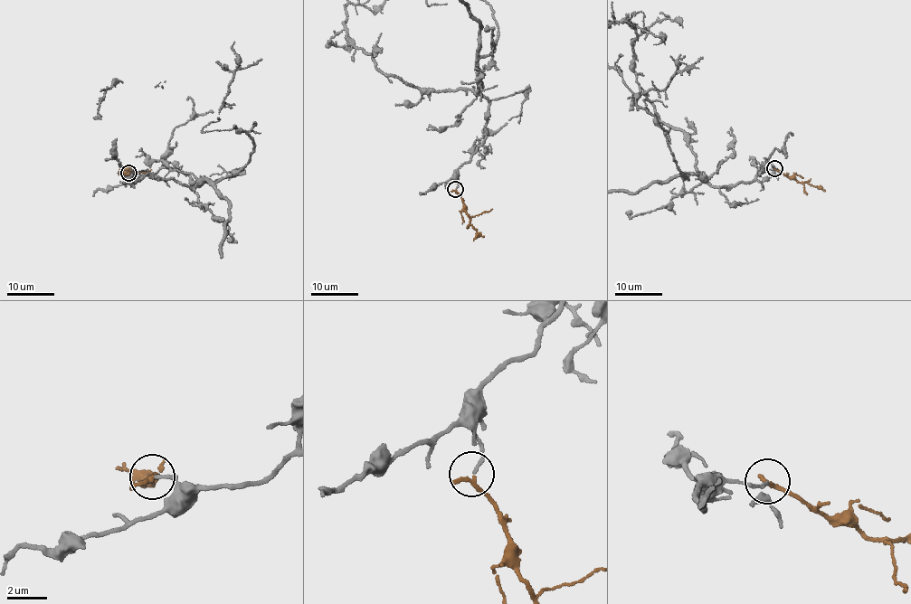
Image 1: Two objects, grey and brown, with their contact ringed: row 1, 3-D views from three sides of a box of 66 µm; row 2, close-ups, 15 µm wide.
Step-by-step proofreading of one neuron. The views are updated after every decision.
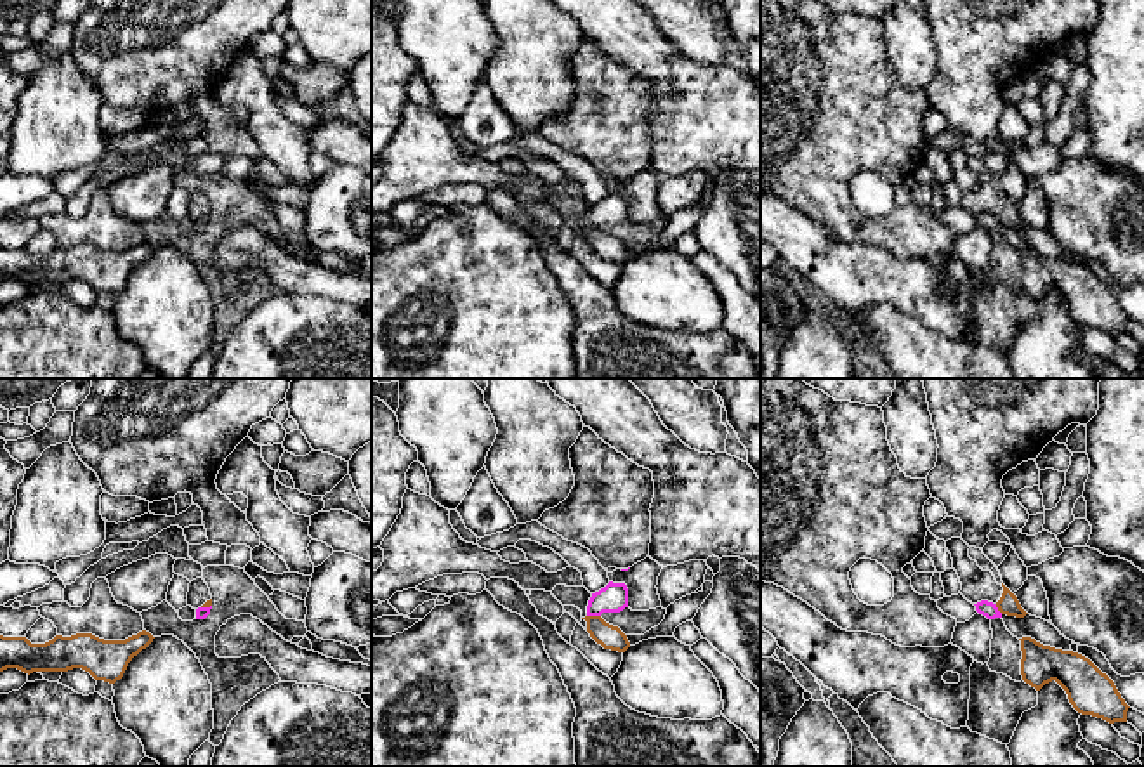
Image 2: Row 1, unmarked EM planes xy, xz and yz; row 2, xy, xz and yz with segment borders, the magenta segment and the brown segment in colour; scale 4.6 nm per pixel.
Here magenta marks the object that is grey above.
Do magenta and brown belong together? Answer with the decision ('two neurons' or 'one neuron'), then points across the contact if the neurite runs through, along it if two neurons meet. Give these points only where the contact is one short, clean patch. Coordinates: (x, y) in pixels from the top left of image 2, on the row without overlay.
two neurons; border xz (587, 226), (599, 228)

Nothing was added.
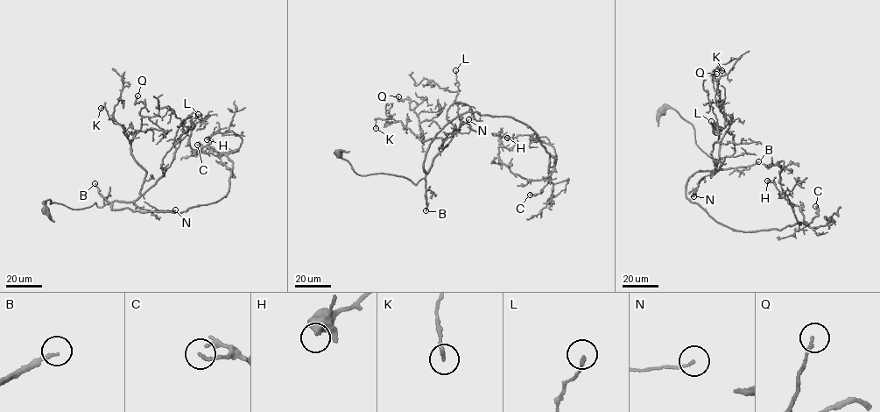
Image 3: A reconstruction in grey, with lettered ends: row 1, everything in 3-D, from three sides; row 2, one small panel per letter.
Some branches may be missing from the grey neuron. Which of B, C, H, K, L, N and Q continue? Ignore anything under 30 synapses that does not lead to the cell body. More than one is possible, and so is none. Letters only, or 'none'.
B

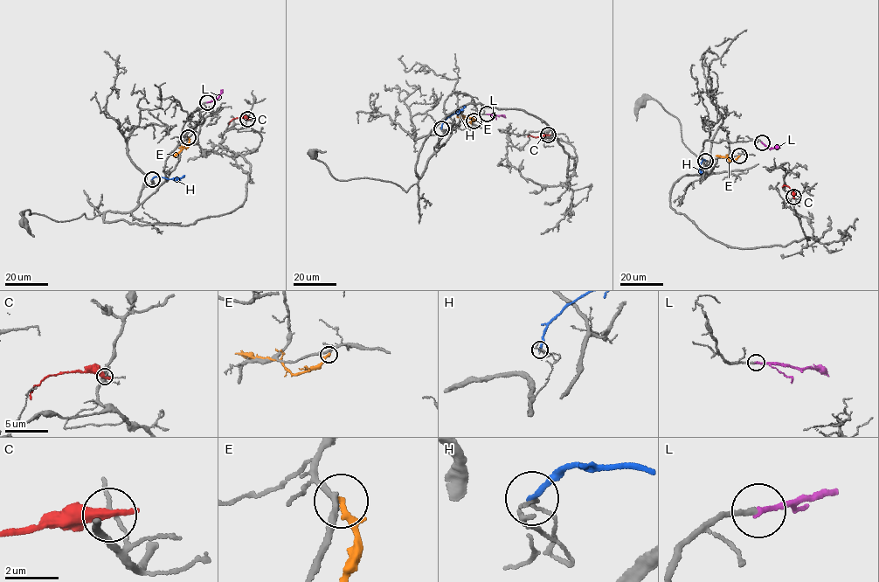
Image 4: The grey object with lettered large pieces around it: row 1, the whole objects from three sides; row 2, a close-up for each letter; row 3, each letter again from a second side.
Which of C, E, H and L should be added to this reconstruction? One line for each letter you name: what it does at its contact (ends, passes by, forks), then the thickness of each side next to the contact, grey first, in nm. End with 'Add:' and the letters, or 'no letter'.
L: it ends; calibres 200 and 170 nm
Add: L

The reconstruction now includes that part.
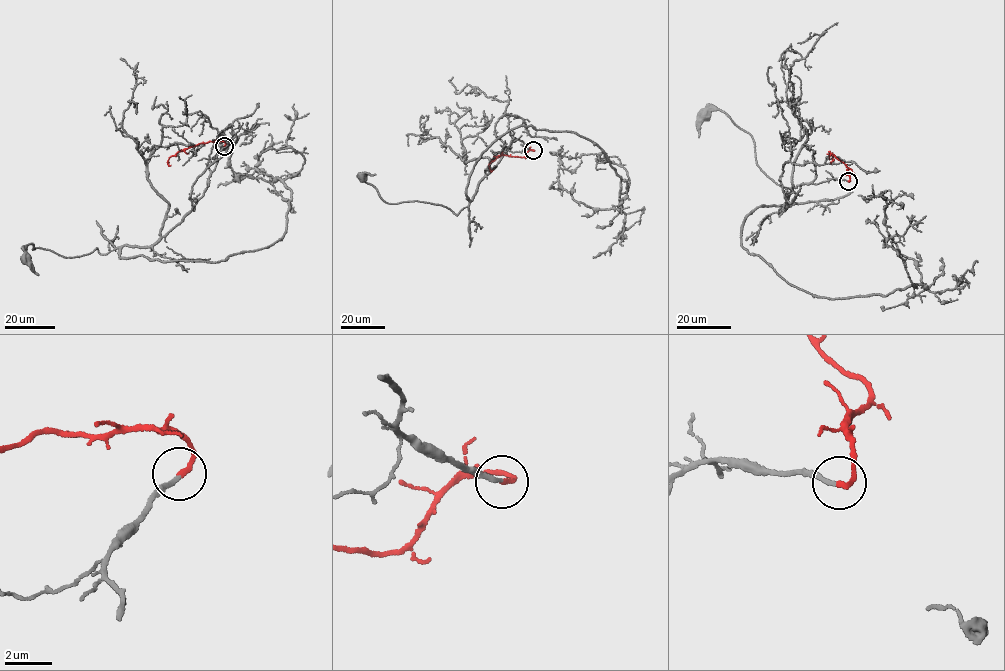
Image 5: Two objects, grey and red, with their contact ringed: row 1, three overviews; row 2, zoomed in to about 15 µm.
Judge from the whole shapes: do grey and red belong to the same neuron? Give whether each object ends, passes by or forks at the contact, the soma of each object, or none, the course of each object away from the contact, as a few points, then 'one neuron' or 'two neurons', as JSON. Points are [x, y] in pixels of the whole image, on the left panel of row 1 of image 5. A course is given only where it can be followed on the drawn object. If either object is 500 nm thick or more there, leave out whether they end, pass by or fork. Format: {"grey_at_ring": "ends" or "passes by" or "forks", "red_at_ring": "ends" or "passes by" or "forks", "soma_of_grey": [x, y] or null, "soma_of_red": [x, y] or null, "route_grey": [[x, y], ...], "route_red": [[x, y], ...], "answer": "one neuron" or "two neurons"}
{"grey_at_ring": "ends", "red_at_ring": "ends", "soma_of_grey": [25, 259], "soma_of_red": null, "route_grey": [[224, 146], [194, 210], [153, 244], [126, 244], [107, 253], [96, 248], [68, 257], [30, 243], [27, 258]], "route_red": [[224, 146], [223, 142], [211, 141], [188, 147], [169, 157], [167, 162], [171, 165]], "answer": "one neuron"}

